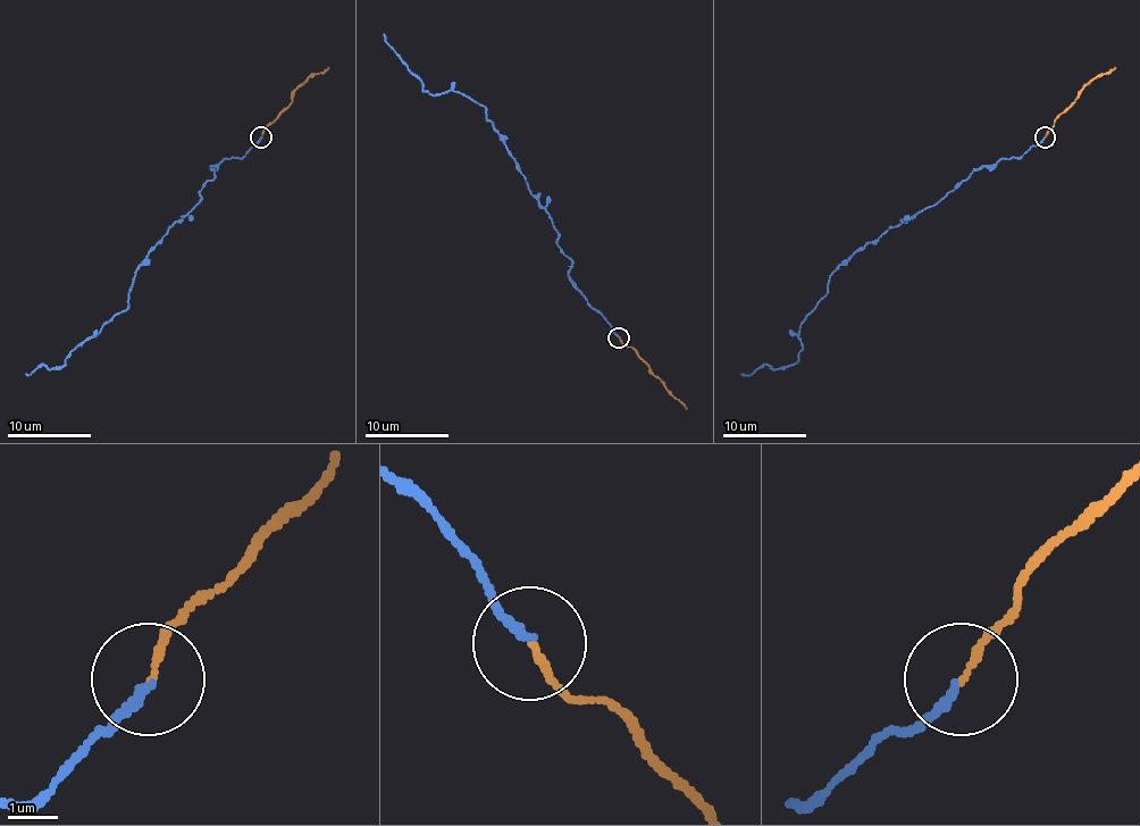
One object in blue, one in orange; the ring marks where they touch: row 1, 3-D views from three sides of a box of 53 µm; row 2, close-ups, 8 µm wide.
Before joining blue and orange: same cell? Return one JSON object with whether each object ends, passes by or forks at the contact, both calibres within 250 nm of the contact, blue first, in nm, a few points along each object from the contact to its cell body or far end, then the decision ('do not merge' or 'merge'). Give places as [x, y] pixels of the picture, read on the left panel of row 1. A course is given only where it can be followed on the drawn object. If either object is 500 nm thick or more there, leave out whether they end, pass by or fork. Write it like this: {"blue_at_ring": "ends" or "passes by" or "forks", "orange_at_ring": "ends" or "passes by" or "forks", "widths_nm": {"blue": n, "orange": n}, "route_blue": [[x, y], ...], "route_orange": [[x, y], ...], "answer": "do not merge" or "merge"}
{"blue_at_ring": "ends", "orange_at_ring": "ends", "widths_nm": {"blue": 180, "orange": 140}, "route_blue": [[260, 138], [210, 168], [200, 200], [133, 277], [128, 305], [58, 367], [26, 376]], "route_orange": [[260, 138], [302, 83], [329, 68]], "answer": "merge"}

